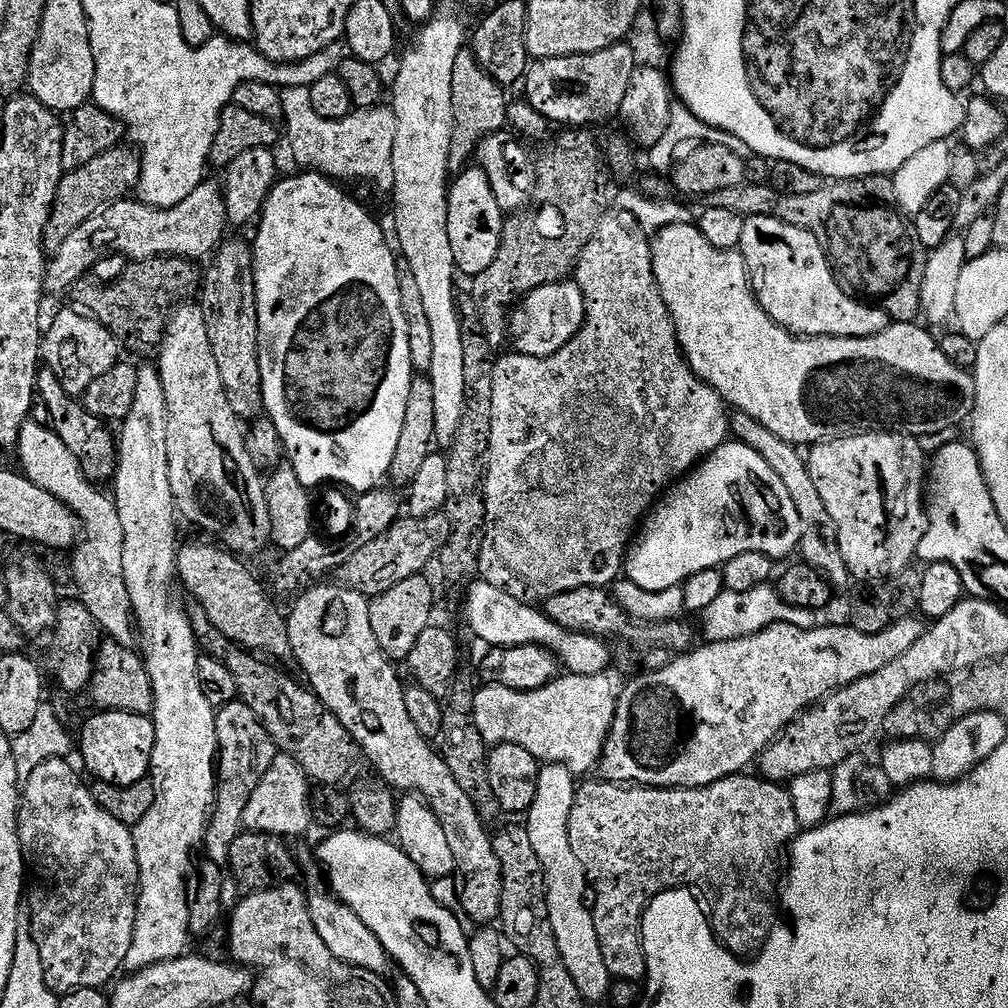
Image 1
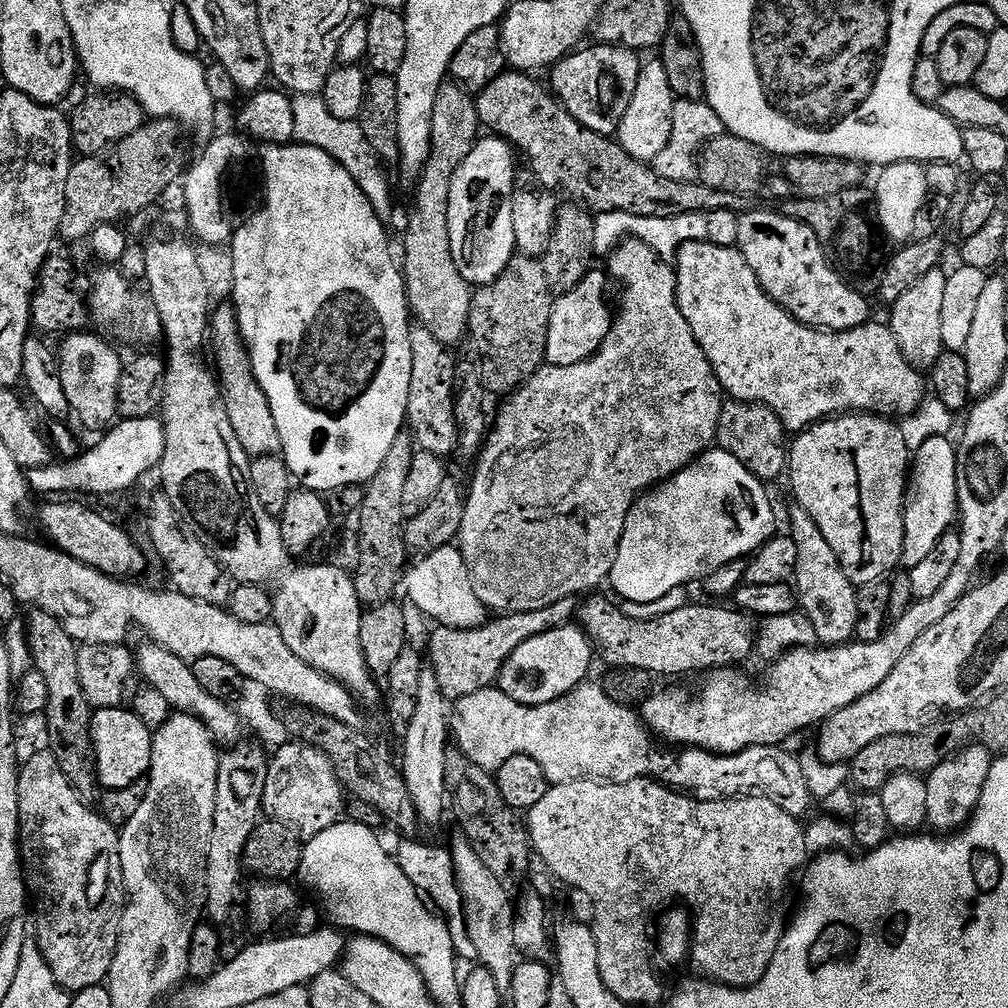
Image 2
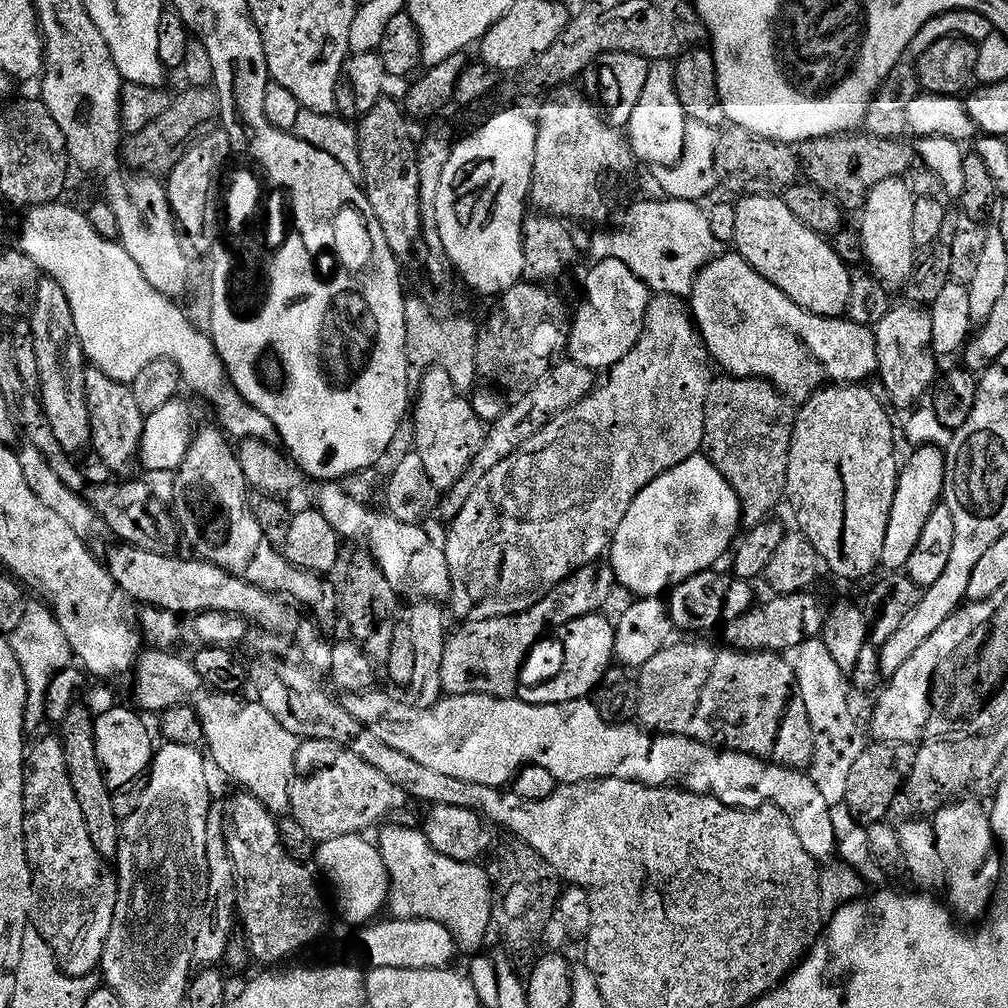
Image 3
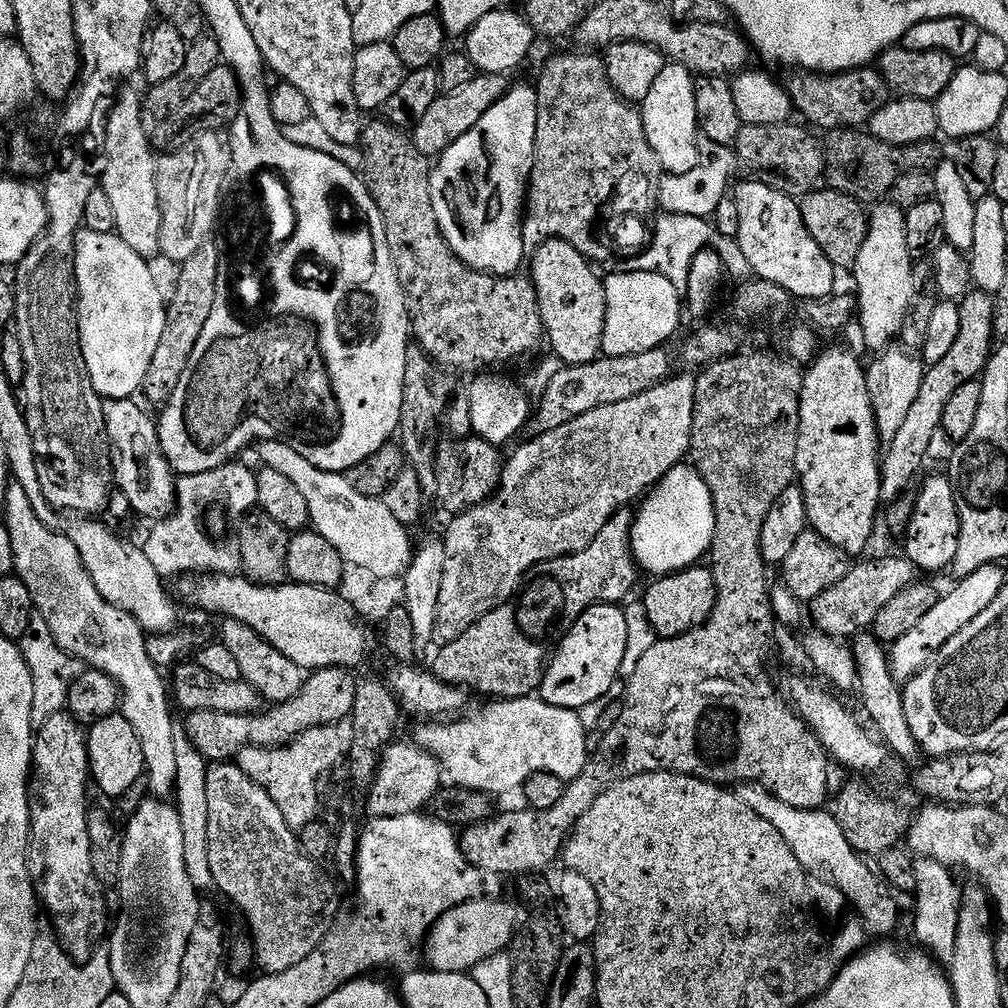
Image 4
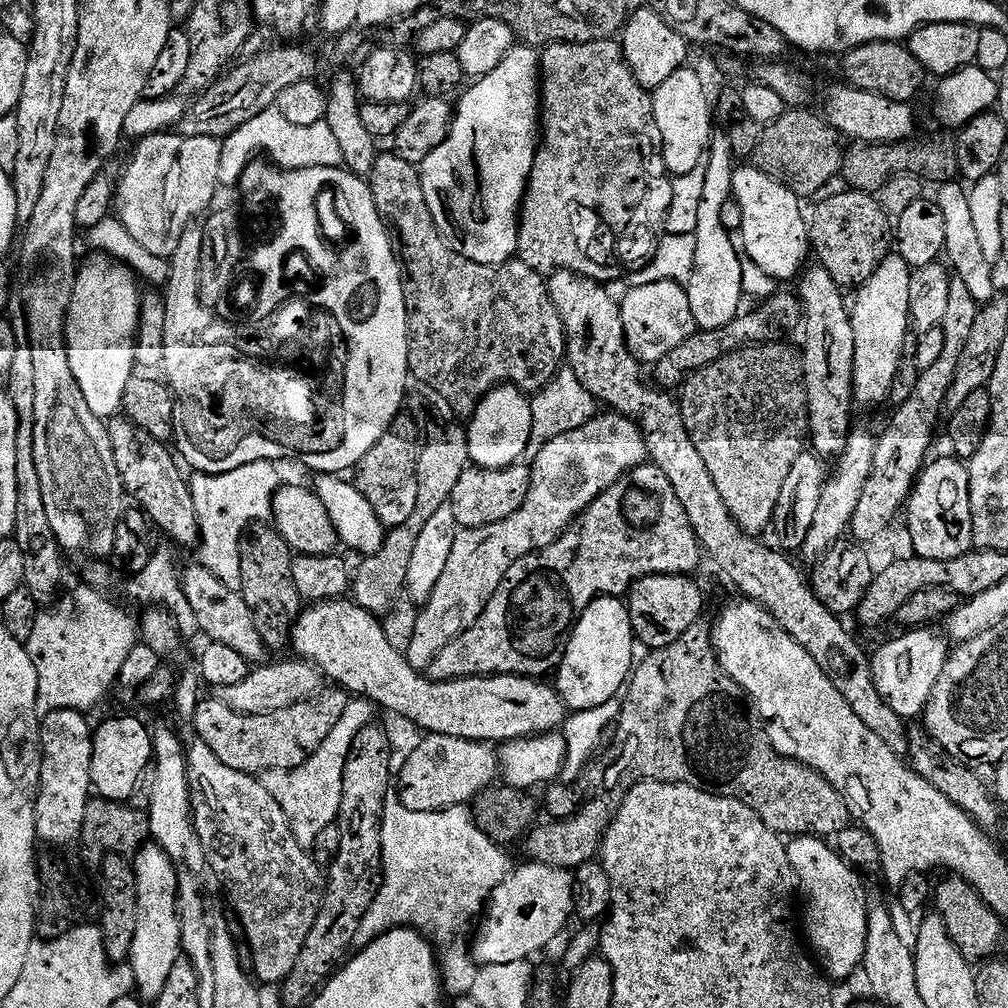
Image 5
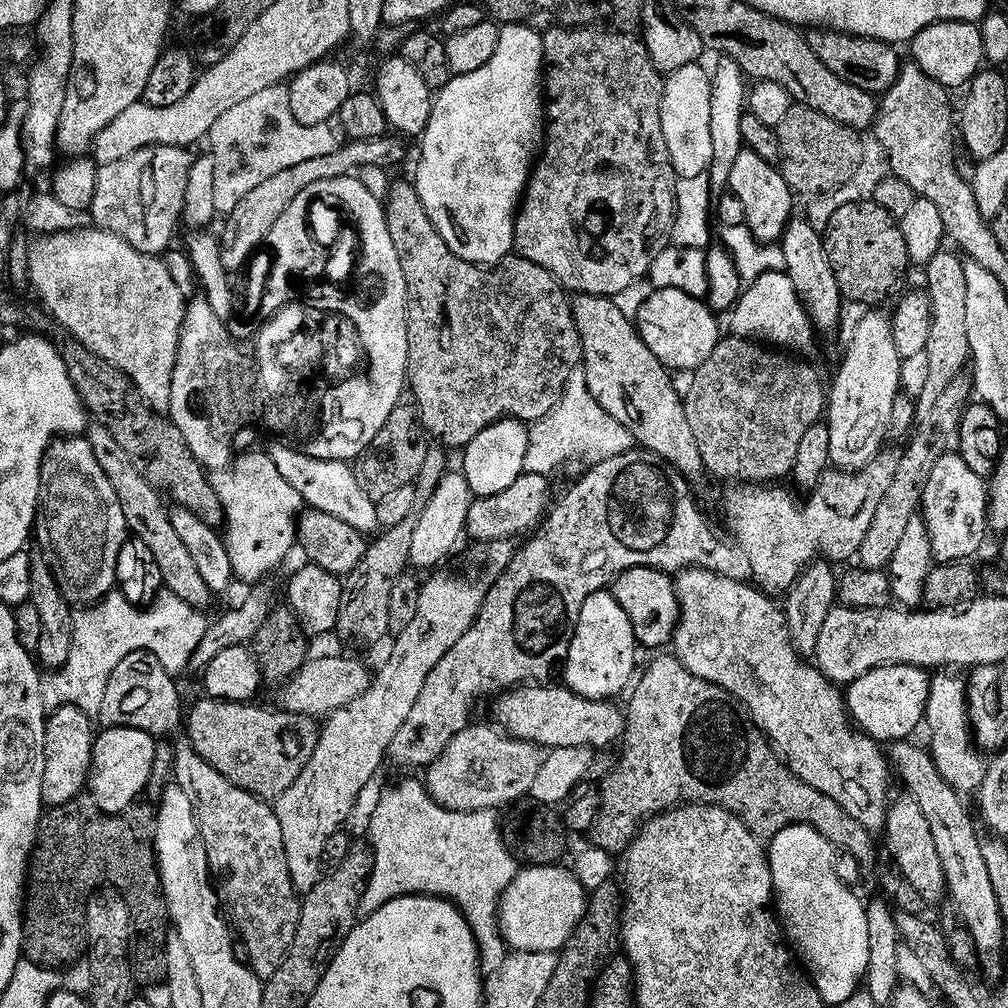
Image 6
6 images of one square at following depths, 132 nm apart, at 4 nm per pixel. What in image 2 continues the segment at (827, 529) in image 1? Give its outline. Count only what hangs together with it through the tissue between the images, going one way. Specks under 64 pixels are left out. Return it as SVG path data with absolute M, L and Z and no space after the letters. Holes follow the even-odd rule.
M793 508L790 535L794 546L798 546L794 587L798 593L799 607L810 618L821 645L849 643L855 637L858 626L857 585L844 572L838 554L830 546L822 530L818 530L818 522L810 518L805 508Z

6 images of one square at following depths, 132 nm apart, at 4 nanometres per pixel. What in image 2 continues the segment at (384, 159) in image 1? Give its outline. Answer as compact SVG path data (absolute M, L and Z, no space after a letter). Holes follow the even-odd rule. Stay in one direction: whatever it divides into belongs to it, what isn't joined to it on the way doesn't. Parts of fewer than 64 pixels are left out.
M319 95L296 96L292 105L294 106L296 140L306 146L314 146L318 150L326 150L326 154L335 158L348 171L350 178L358 182L362 194L366 194L366 198L374 206L380 221L393 233L394 231L397 234L407 232L409 217L405 213L403 216L402 213L396 212L396 200L392 197L392 184L388 181L387 174L384 173L385 165L370 146L361 124L355 120L334 118L334 114L330 114L326 102Z

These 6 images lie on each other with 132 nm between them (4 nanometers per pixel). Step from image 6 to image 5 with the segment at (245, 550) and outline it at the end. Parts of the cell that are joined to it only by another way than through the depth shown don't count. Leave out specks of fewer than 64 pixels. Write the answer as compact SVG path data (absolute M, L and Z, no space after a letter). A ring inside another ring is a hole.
M263 460L226 474L193 473L188 480L200 528L198 562L235 592L241 590L241 538L249 525L271 519L273 496L282 482L276 466L273 461Z

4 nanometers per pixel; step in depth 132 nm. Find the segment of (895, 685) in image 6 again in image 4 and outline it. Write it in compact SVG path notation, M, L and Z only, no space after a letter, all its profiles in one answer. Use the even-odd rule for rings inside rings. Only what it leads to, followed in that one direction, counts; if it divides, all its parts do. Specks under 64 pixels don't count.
M987 564L974 570L974 574L957 579L956 585L948 593L945 591L941 595L934 610L930 610L930 614L926 614L926 618L922 618L922 622L918 622L914 630L902 634L902 638L891 644L888 664L897 684L903 686L913 680L932 661L934 654L942 650L942 646L946 646L946 642L950 642L954 634L958 634L958 630L970 626L970 622L974 622L974 618L978 618L978 614L982 614L982 610L986 610L986 606L990 606L994 598L998 598L1000 591L1006 587L1002 569L1000 564Z

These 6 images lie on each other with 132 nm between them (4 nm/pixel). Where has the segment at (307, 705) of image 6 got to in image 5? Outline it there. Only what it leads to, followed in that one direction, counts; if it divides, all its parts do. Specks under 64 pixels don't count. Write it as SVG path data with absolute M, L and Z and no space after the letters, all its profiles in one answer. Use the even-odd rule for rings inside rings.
M291 658L281 664L265 662L253 667L234 686L222 686L215 689L215 699L220 700L230 710L247 716L261 716L262 714L274 714L274 710L286 710L286 706L294 706L306 698L310 698L322 687L322 674L316 669L316 665L309 664L306 660Z

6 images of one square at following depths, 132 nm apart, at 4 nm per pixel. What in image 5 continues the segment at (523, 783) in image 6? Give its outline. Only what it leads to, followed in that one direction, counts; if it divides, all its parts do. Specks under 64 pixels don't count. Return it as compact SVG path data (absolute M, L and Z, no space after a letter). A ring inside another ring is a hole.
M431 734L423 738L400 772L398 795L406 810L443 812L445 808L468 806L479 792L497 783L498 756L489 745L478 740Z

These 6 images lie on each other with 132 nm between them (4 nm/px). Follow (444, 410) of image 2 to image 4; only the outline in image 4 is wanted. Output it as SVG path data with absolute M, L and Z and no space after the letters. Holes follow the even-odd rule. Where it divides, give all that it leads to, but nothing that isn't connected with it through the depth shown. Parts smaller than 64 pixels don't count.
M464 438L443 449L436 457L435 499L440 499L448 514L468 512L474 506L485 504L500 486L500 476L504 472L505 457L500 457L497 445L479 438Z

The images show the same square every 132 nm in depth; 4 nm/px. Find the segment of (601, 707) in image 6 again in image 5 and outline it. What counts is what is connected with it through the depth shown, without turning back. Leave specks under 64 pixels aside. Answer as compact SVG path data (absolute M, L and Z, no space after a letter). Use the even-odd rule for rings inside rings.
M341 598L339 600L321 600L313 603L311 606L305 607L300 615L296 617L295 624L292 625L290 633L290 648L299 659L308 661L309 664L316 665L316 669L325 677L328 676L329 681L335 682L345 692L356 698L363 698L372 701L373 705L385 708L388 712L393 712L396 716L401 716L404 720L409 720L412 724L417 724L420 728L425 728L425 733L433 736L449 736L450 738L462 738L463 740L478 740L489 746L499 746L508 743L510 740L521 740L527 736L540 736L544 732L557 731L563 725L566 719L566 705L561 698L559 692L551 683L545 682L540 678L531 676L467 676L461 680L433 680L429 678L423 671L414 669L410 666L407 655L405 653L394 650L394 646L390 646L390 642L386 642L386 634L384 633L384 625L373 613L366 611L362 606L358 606L351 599Z

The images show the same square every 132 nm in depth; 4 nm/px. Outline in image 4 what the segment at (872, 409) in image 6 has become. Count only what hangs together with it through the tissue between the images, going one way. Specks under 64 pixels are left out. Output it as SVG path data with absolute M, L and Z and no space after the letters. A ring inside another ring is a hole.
M880 202L871 209L866 242L862 242L862 250L854 265L858 325L864 335L865 346L873 354L884 352L899 337L914 283L914 261L906 246L904 214L905 209L895 202Z

